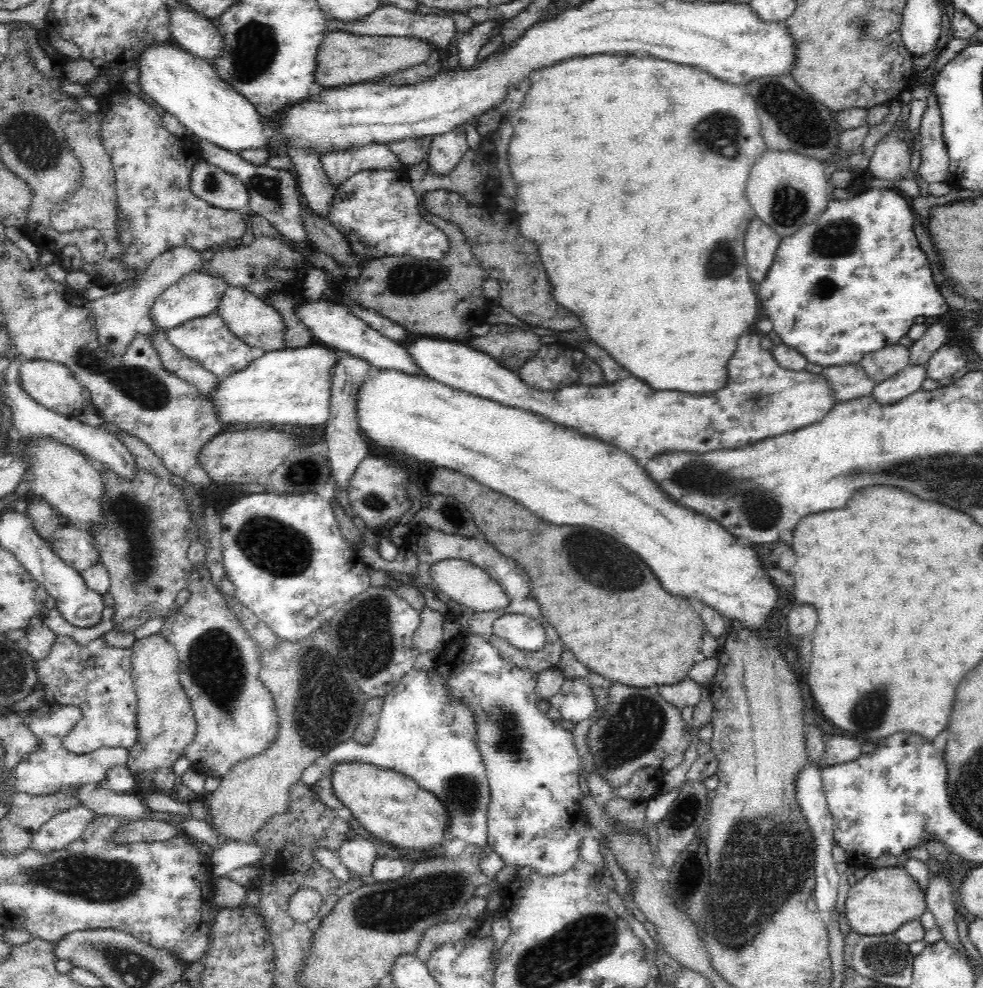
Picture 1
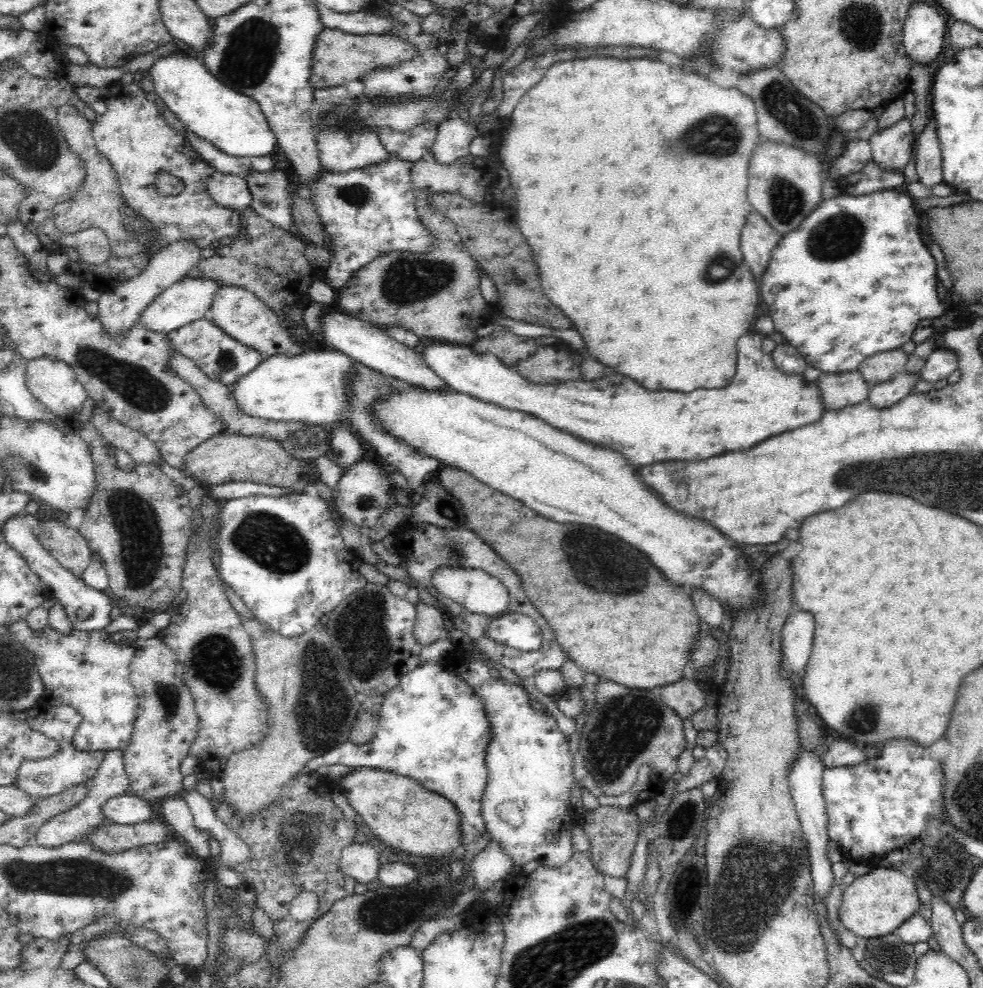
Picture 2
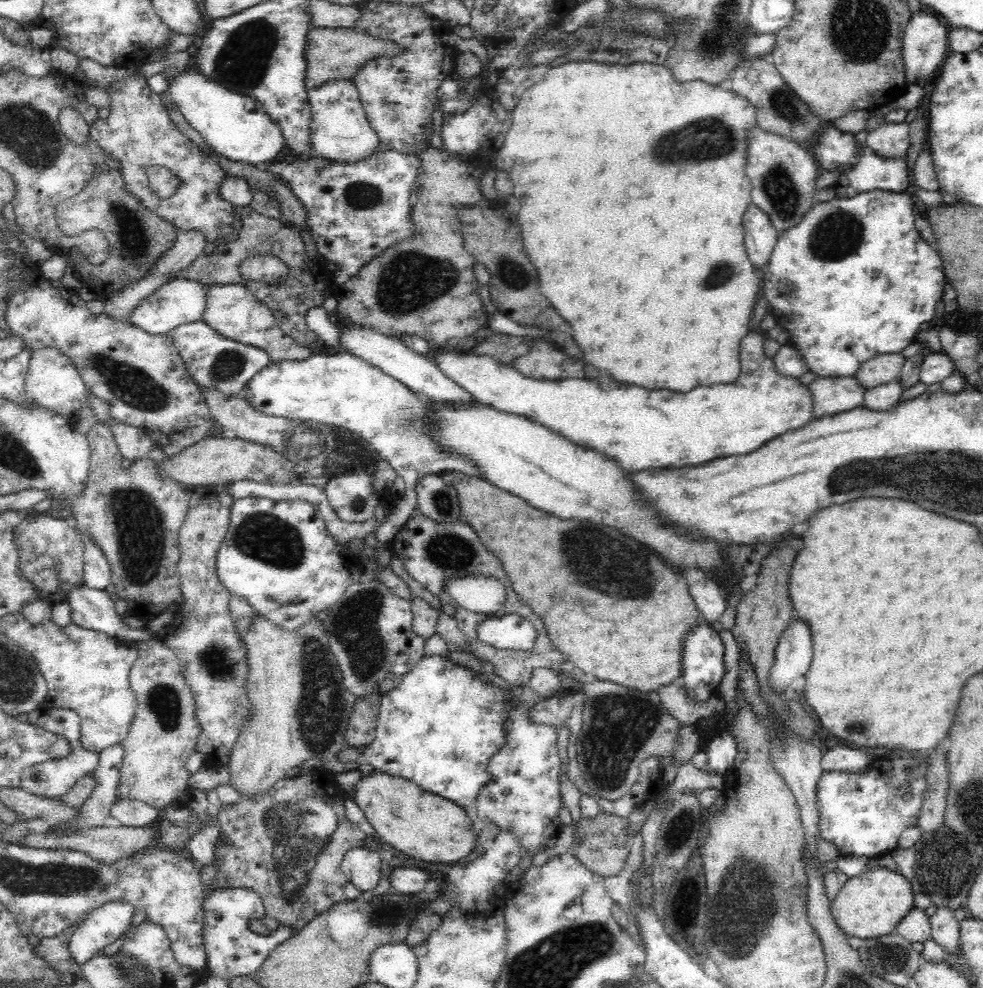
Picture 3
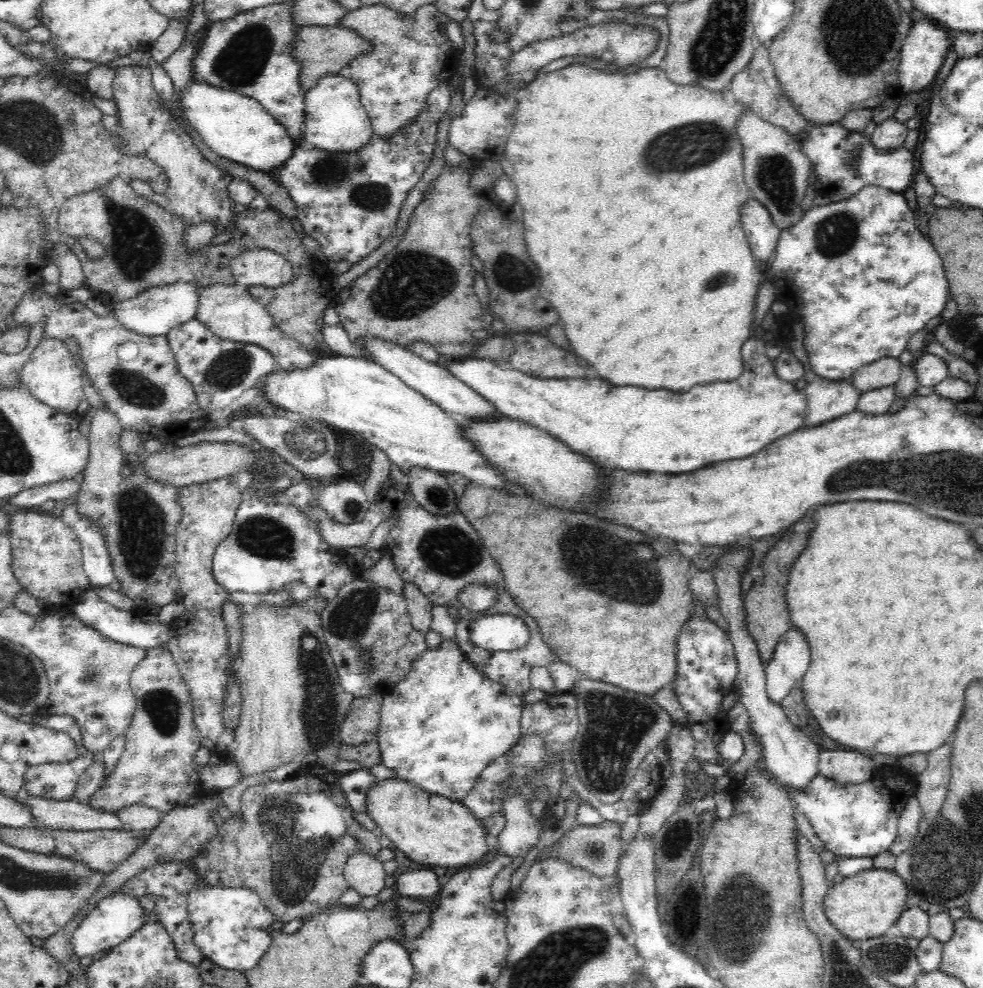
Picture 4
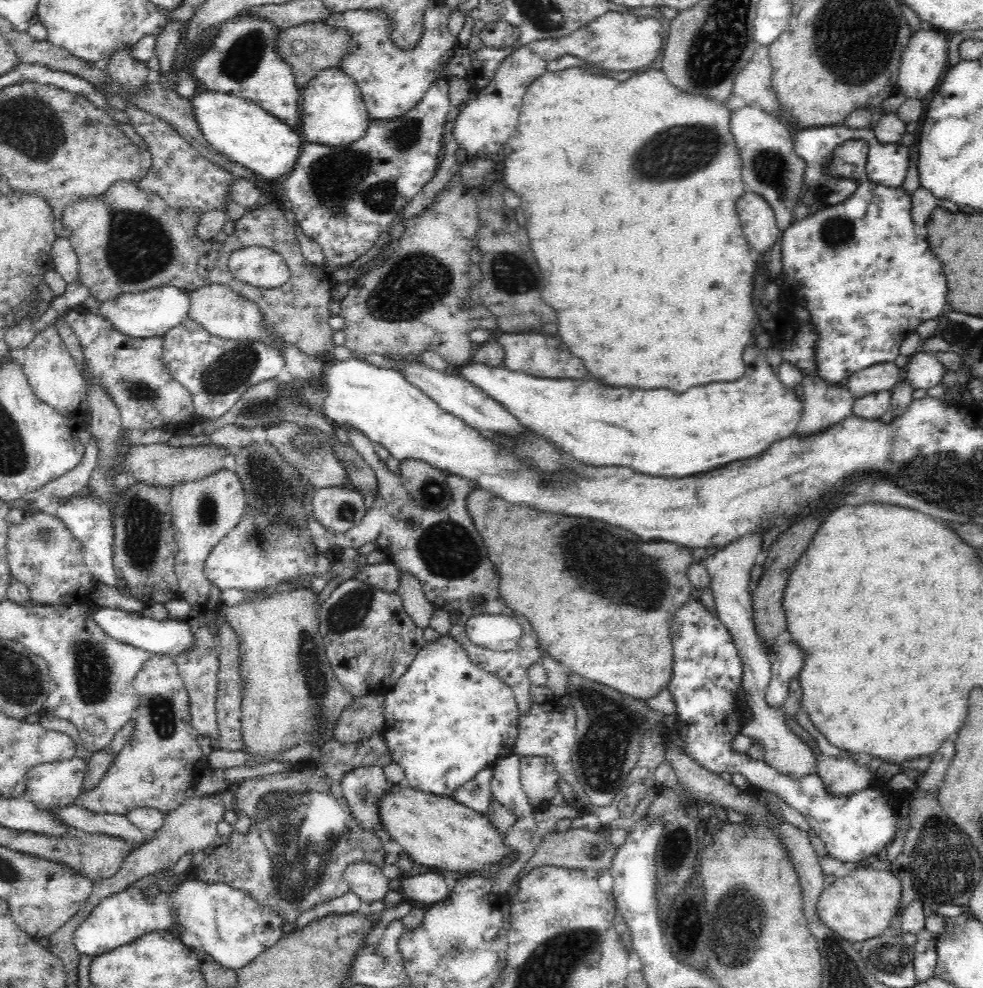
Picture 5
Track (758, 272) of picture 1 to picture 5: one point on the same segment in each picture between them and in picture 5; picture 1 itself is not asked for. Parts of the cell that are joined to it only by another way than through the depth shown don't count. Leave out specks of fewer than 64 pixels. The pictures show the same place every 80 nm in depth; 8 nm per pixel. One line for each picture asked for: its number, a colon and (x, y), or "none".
2: (758, 239)
3: (760, 236)
4: (762, 234)
5: (757, 219)

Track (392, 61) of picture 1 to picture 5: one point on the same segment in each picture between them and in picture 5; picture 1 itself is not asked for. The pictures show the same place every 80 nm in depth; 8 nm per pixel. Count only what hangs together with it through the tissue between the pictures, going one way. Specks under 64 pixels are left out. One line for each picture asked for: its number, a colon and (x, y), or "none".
2: (338, 57)
3: (332, 54)
4: (320, 50)
5: (309, 48)

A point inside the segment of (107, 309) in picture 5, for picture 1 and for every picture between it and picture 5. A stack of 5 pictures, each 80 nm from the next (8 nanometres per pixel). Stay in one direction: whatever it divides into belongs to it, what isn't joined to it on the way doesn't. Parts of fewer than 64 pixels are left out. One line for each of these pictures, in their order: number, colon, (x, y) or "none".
1: (197, 294)
2: (190, 299)
3: (181, 301)
4: (154, 312)

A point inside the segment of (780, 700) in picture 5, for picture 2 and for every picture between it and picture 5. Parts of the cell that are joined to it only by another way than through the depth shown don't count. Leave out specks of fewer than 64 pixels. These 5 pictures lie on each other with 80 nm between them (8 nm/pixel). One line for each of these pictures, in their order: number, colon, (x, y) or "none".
2: (797, 634)
3: (794, 652)
4: (791, 658)

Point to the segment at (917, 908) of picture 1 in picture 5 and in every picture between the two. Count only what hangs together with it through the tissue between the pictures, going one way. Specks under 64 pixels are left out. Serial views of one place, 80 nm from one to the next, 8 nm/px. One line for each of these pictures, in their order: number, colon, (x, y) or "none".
2: (876, 903)
3: (872, 904)
4: (866, 905)
5: (861, 904)

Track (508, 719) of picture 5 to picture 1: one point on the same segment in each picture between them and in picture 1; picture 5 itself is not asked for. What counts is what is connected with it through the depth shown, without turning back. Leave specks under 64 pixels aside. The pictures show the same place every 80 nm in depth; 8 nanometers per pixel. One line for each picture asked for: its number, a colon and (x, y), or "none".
1: (424, 733)
2: (432, 728)
3: (440, 726)
4: (442, 724)

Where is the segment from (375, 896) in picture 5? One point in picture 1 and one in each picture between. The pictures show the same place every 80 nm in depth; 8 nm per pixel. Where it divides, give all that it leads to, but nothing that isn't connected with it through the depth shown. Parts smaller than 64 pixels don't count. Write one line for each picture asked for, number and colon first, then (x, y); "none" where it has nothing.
1: (357, 855)
2: (361, 861)
3: (361, 865)
4: (364, 872)

